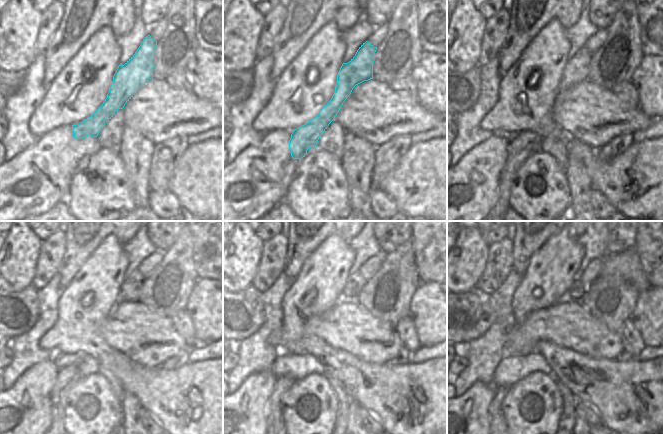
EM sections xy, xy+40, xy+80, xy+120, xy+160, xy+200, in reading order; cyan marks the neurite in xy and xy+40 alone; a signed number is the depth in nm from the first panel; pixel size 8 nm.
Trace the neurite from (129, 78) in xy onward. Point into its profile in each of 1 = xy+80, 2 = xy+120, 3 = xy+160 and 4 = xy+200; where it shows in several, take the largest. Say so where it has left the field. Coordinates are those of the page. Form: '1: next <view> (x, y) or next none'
1: next xy+80 (525, 143)
2: next xy+120 (67, 377)
3: next xy+160 (273, 414)
4: next xy+200 (497, 422)

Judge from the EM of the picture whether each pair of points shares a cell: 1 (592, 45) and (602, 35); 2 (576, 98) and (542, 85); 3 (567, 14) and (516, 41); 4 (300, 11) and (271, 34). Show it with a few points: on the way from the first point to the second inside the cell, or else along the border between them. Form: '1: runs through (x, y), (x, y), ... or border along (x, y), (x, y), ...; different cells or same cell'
1: runs through (594, 43), (600, 37); same cell
2: border along (559, 91), (553, 104), (552, 114); different cells
3: runs through (554, 14), (547, 14), (529, 31); same cell
4: border along (287, 10), (285, 23), (273, 45); different cells

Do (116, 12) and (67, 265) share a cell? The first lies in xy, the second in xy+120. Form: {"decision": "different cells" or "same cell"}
{"decision": "same cell"}

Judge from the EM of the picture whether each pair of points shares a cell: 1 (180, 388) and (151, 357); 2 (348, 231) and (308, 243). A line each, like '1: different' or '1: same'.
1: different
2: same

